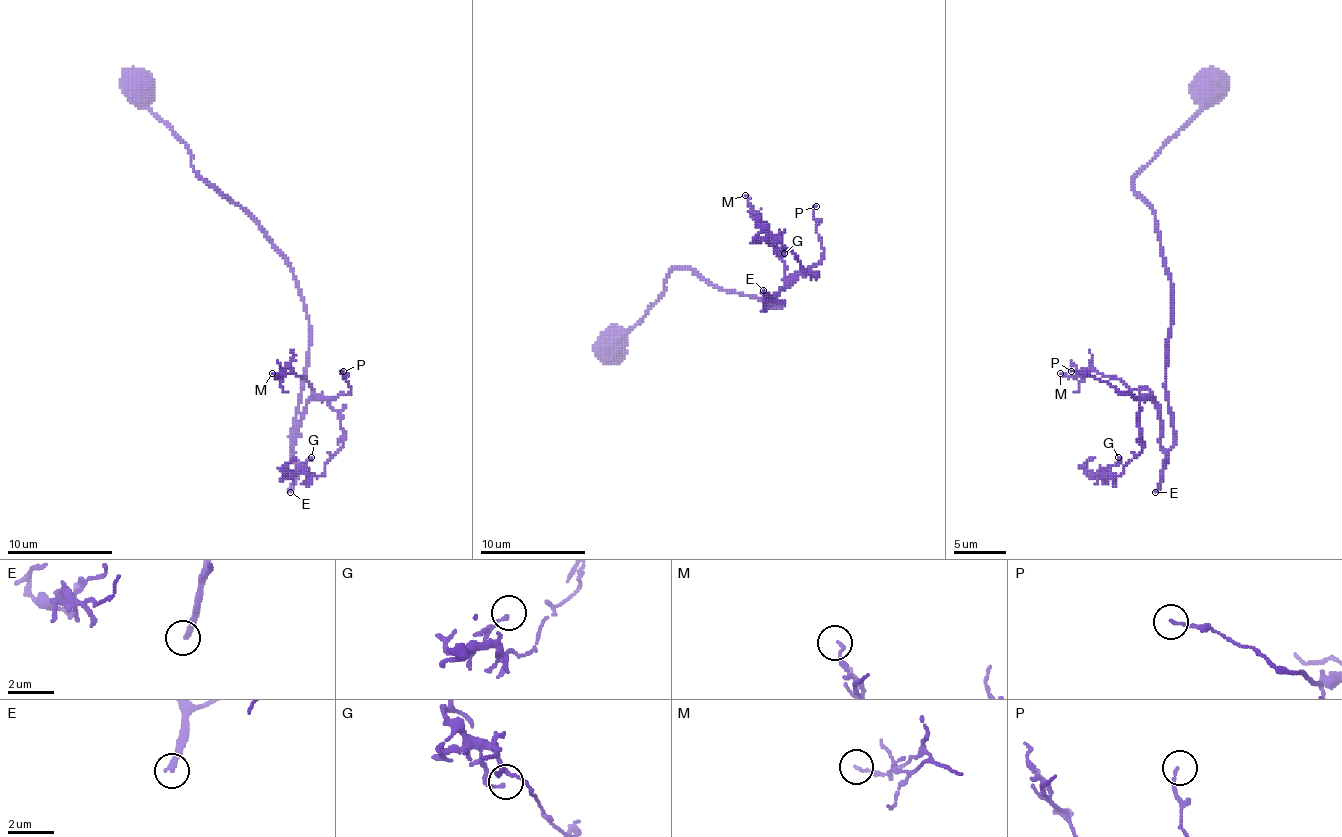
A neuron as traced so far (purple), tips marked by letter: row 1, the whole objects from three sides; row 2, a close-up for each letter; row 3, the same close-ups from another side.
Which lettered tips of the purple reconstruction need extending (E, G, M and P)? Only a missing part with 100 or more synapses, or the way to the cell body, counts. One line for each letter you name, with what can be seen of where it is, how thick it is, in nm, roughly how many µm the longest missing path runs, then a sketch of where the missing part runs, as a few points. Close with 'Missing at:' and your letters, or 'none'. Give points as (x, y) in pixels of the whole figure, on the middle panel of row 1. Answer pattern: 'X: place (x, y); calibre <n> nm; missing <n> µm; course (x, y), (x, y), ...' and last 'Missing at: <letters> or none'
E: place (763, 290); calibre 200 nm; missing 180 µm
Missing at: E

